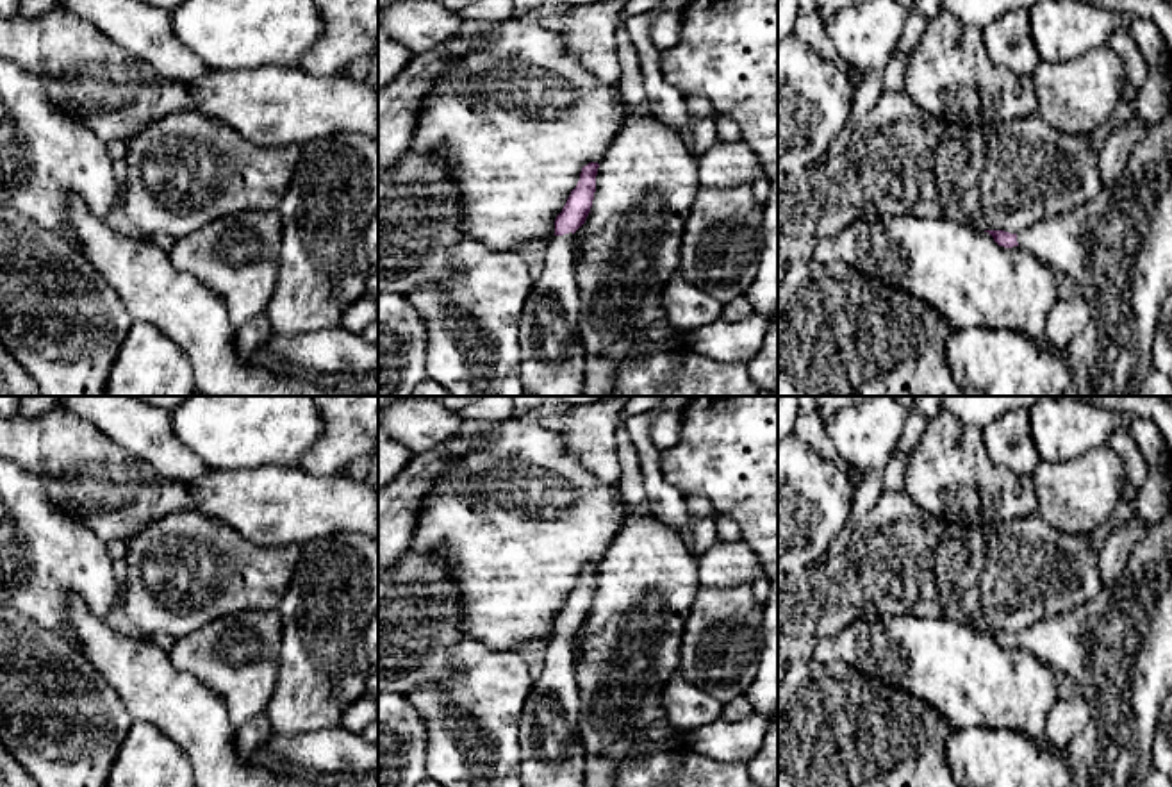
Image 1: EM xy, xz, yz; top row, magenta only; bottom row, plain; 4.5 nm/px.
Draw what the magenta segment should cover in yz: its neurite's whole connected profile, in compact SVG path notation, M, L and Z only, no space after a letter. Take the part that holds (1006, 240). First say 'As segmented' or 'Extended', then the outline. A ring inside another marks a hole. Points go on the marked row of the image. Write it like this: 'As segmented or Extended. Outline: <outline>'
Extended. Outline: M1172 105L1135 145L1118 184L1072 212L1022 234L985 230L999 246L1020 246L1072 277L1090 307L1090 321L1065 350L1072 384L1063 396L1136 396L1152 371L1154 323L1172 291Z

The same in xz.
Extended. Outline: M598 162L582 168L576 187L555 220L542 273L524 302L517 325L524 396L583 396L587 352L578 332L573 237L590 212L598 168Z

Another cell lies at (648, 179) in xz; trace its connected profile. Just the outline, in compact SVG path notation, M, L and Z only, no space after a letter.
M628 112L596 175L590 212L574 250L578 280L578 332L587 355L667 318L662 289L681 271L681 236L699 184L699 159L680 130L655 118Z

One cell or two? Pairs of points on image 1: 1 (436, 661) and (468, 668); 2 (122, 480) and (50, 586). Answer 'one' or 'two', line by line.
1: two
2: two

